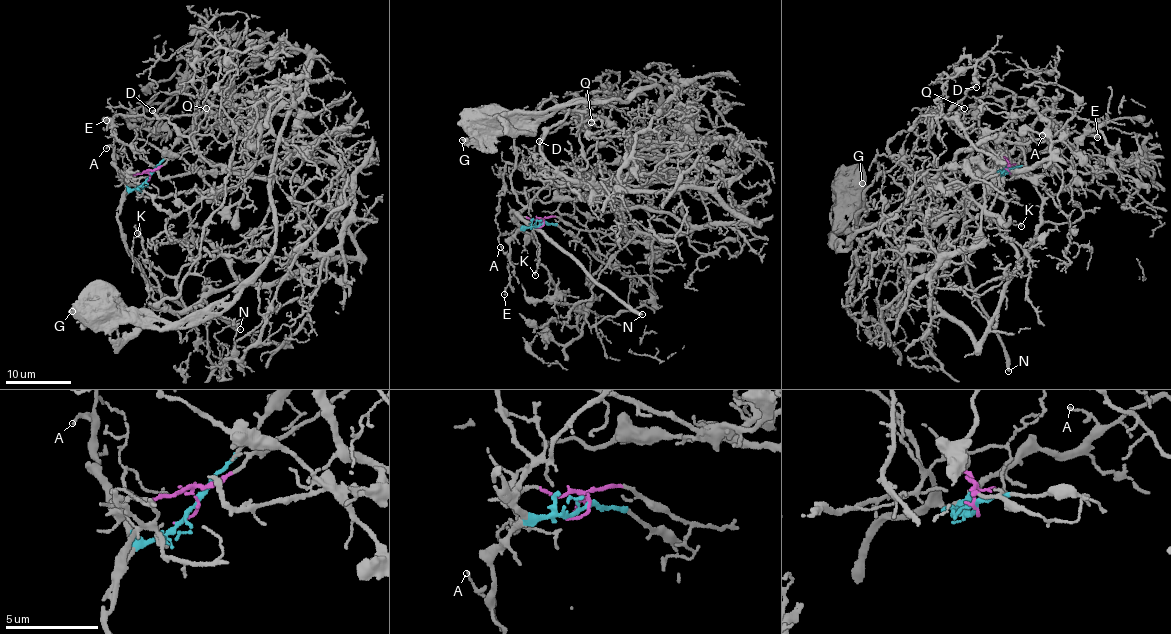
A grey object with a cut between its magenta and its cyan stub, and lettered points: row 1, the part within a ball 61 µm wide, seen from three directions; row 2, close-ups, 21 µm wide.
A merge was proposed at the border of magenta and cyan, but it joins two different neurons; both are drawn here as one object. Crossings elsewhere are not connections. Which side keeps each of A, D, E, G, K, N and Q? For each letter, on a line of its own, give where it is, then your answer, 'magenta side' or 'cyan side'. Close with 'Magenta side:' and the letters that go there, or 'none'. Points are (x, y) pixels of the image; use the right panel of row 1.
A: (1042, 135) | cyan side
D: (976, 87) | magenta side
E: (1097, 137) | cyan side
G: (862, 183) | magenta side
K: (1021, 226) | cyan side
N: (1008, 371) | cyan side
Q: (964, 108) | magenta side
Magenta side: D, G, Q

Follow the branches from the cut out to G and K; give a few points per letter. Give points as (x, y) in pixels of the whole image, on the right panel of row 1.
G: (1009, 171), (1050, 174), (1054, 151), (984, 138), (984, 204), (938, 176), (842, 249), (862, 183)
K: (1009, 171), (1003, 169), (983, 171), (975, 178), (965, 209), (969, 226), (987, 228), (1018, 223), (1022, 227)

